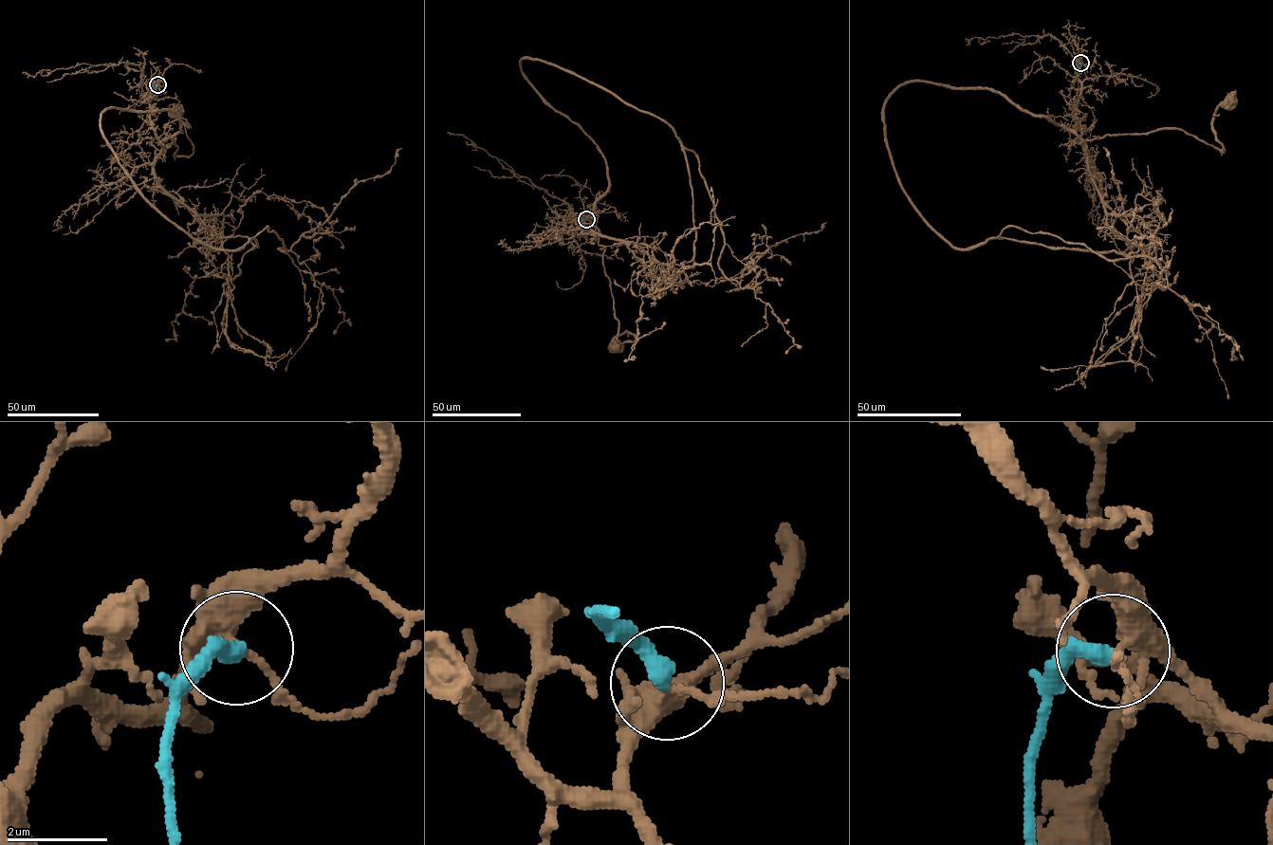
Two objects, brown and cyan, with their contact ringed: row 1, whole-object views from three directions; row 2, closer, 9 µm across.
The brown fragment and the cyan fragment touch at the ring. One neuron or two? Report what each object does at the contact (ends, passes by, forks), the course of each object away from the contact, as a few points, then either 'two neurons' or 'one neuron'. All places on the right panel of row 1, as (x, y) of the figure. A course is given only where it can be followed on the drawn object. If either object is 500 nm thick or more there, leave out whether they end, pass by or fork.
brown forks | cyan ends | brown via (1080, 63), (1076, 132), (1084, 139), (1181, 128), (1225, 152), (1213, 115), (1229, 102) | cyan via (1080, 63), (1077, 65), (1079, 74) | two neurons

